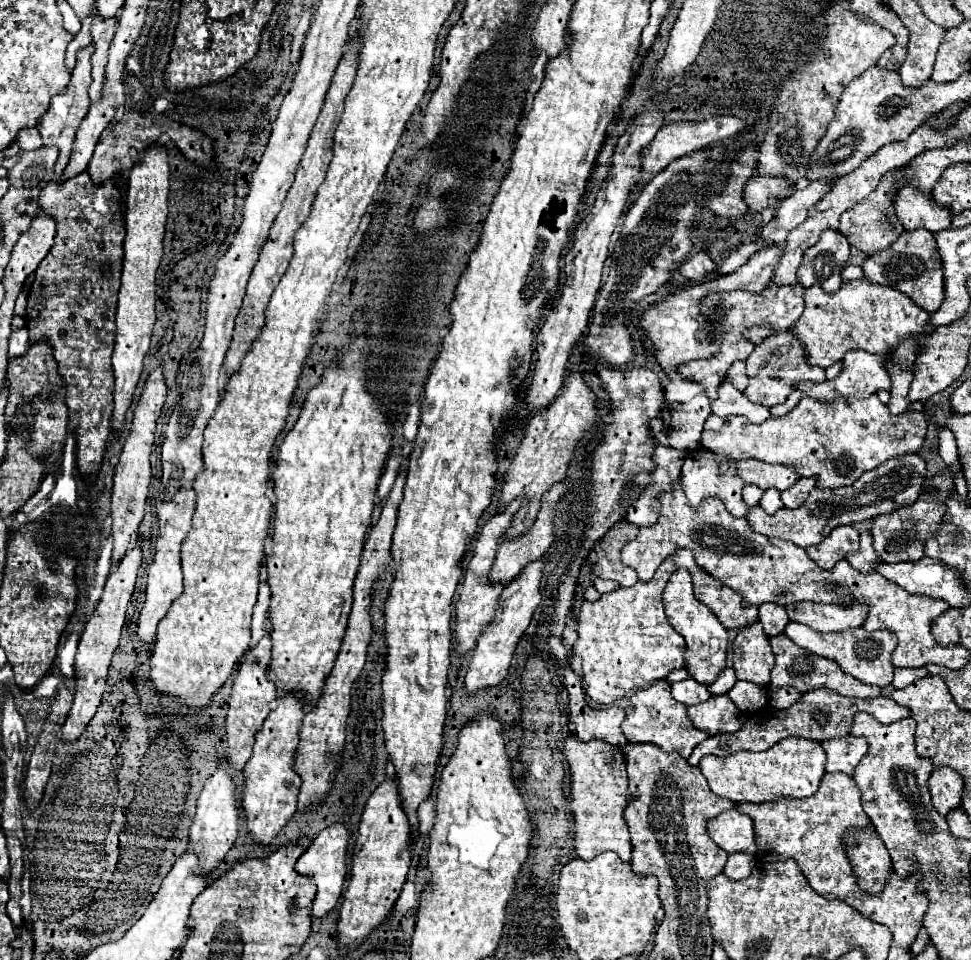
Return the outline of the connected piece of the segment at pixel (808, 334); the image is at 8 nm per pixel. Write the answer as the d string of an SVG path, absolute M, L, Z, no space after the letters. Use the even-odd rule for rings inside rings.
M868 279L842 283L838 293L826 293L818 285L806 287L804 301L806 301L804 313L790 331L798 335L800 341L804 343L808 361L812 365L826 369L832 363L840 361L842 355L850 349L864 349L870 351L872 355L882 357L886 361L884 365L892 379L888 409L892 415L906 413L912 407L912 401L908 399L908 389L910 389L910 381L914 379L914 363L902 367L902 363L894 359L894 353L904 339L914 339L916 353L918 355L922 353L926 339L936 331L936 327L932 327L930 323L932 313L922 311L922 307L918 307L912 299L902 295L902 291L886 285L870 283Z

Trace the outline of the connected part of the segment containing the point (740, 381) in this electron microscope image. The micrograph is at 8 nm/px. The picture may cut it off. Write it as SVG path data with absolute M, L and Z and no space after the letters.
M736 361L730 369L728 369L728 377L732 379L732 383L736 385L736 389L744 391L748 385L748 373L746 373L746 363L744 361Z

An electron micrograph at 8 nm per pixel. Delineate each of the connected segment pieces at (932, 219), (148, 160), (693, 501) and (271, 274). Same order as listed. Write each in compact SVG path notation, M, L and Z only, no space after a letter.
M906 185L894 199L894 209L906 231L928 229L932 233L944 231L944 207L936 205L928 195Z
M154 145L142 157L142 163L130 169L130 185L126 199L126 239L124 239L124 265L122 285L118 293L116 311L116 345L112 355L112 369L116 379L114 389L114 413L112 427L122 429L124 415L132 403L134 389L142 373L142 361L150 349L152 325L156 321L156 269L162 259L162 239L168 215L168 157L160 145Z
M700 449L700 451L694 451L694 453L688 453L686 455L686 461L684 461L680 479L682 479L682 491L688 497L690 507L696 509L704 499L718 497L734 517L746 517L748 511L750 511L750 507L742 499L742 487L744 487L742 479L736 475L734 467L730 467L730 471L722 473L718 469L718 465L720 465L718 463L718 457L714 453L710 453L710 451L706 451L706 449L704 451Z
M350 39L348 43L348 49L346 53L342 55L340 63L338 63L338 69L332 77L332 85L328 89L328 95L326 95L326 101L322 105L322 111L320 111L320 117L312 129L312 135L310 135L310 141L308 141L308 147L306 147L306 153L302 155L302 161L296 169L296 179L286 195L286 201L282 205L282 211L278 213L278 217L274 219L274 225L268 233L268 239L262 247L262 253L260 253L260 259L250 275L250 281L248 281L248 287L246 287L246 297L244 297L244 303L240 307L240 313L236 317L236 329L234 329L234 337L232 337L232 345L228 349L228 355L226 355L226 375L230 377L234 371L238 371L240 367L240 359L244 357L244 353L248 351L250 343L258 337L258 331L260 327L264 325L264 311L266 311L266 305L270 301L270 295L272 291L276 289L276 285L280 283L282 275L286 273L286 267L288 267L288 261L294 253L292 249L292 239L294 239L294 233L296 229L304 223L304 219L308 217L310 213L310 207L312 207L312 201L314 201L314 195L316 195L316 189L320 187L324 175L326 175L326 167L332 159L332 137L334 137L334 127L338 125L338 119L342 115L342 103L346 99L346 93L350 91L352 87L352 81L354 81L354 71L358 67L358 39Z

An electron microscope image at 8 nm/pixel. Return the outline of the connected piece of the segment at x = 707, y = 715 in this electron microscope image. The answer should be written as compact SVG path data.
M714 695L706 703L690 705L688 717L696 729L706 731L708 735L734 733L746 721L746 715L728 699L728 695Z

